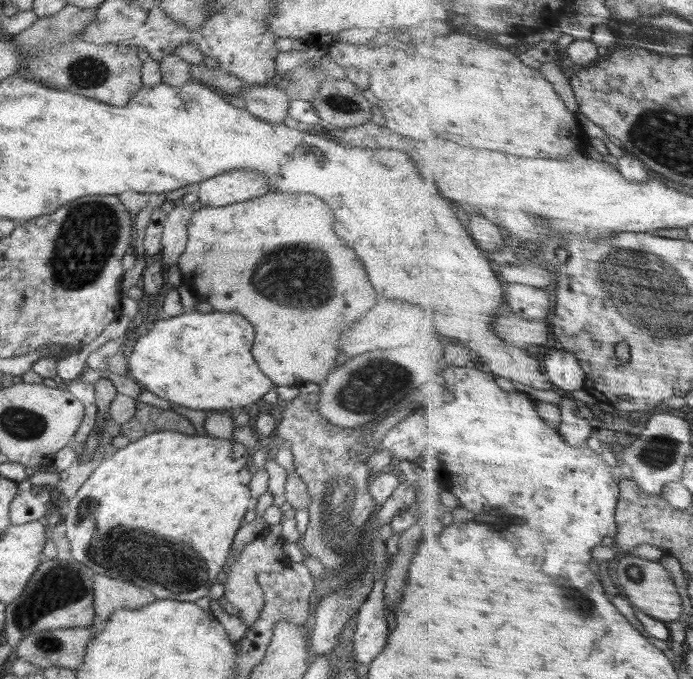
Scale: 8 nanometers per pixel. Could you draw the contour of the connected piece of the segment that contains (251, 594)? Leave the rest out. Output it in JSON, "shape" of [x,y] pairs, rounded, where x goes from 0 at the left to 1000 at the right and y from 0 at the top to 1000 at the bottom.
{"shape":[[[395,786],[385,789],[372,789],[364,798],[346,810],[338,829],[332,832],[329,853],[322,860],[323,881],[341,898],[346,898],[346,912],[359,923],[364,923],[375,909],[377,898],[381,894],[382,884],[380,875],[378,848],[388,844],[400,844],[410,839],[418,826],[414,816],[407,809],[413,795]]]}

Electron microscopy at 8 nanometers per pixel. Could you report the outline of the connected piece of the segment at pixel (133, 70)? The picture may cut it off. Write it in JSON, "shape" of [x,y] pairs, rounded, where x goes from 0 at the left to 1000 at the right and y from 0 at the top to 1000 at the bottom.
{"shape":[[[97,6],[81,21],[52,28],[43,41],[26,49],[20,62],[38,78],[33,109],[62,124],[72,124],[75,130],[98,133],[153,155],[179,158],[205,128],[206,90],[190,66],[144,66],[113,54],[133,29],[139,29],[139,18],[139,10],[120,13]]]}

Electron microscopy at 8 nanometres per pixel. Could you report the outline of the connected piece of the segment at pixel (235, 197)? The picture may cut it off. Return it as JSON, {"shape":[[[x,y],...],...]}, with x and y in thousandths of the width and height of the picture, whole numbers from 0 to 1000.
{"shape":[[[362,252],[315,256],[283,271],[291,305],[317,305],[362,295],[390,283],[387,265]]]}

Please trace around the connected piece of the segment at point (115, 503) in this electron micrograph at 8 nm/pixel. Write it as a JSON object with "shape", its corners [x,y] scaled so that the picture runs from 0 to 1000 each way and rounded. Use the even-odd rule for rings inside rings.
{"shape":[[[254,635],[214,638],[193,651],[188,649],[179,660],[170,661],[165,670],[146,677],[143,686],[139,688],[118,717],[113,720],[110,729],[100,738],[98,756],[89,763],[89,767],[95,773],[94,789],[102,801],[105,826],[133,837],[141,845],[190,857],[190,860],[219,872],[227,882],[280,888],[286,881],[297,878],[303,870],[303,865],[312,856],[312,848],[317,845],[320,834],[329,831],[326,825],[332,820],[338,788],[346,778],[346,769],[354,763],[358,745],[361,745],[361,736],[365,732],[358,714],[346,708],[346,692],[352,689],[355,677],[364,670],[364,666],[336,644],[332,644],[332,647],[317,647],[317,644],[312,645],[303,641],[270,641]],[[133,772],[139,778],[139,792],[130,786],[136,781]]]}

